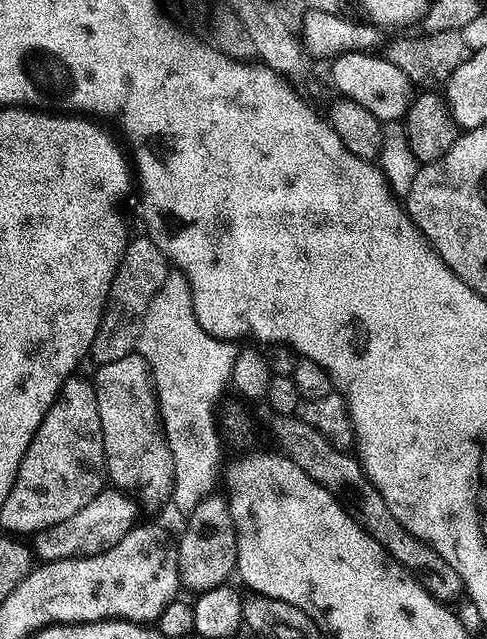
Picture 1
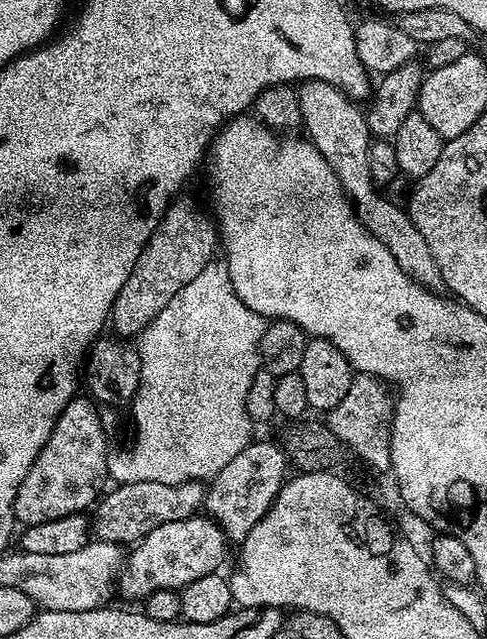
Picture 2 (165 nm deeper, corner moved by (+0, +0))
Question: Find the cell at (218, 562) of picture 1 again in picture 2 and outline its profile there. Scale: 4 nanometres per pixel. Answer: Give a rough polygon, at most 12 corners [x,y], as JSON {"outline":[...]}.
{"outline":[[249,442],[212,477],[203,511],[232,546],[286,479],[276,442]]}

